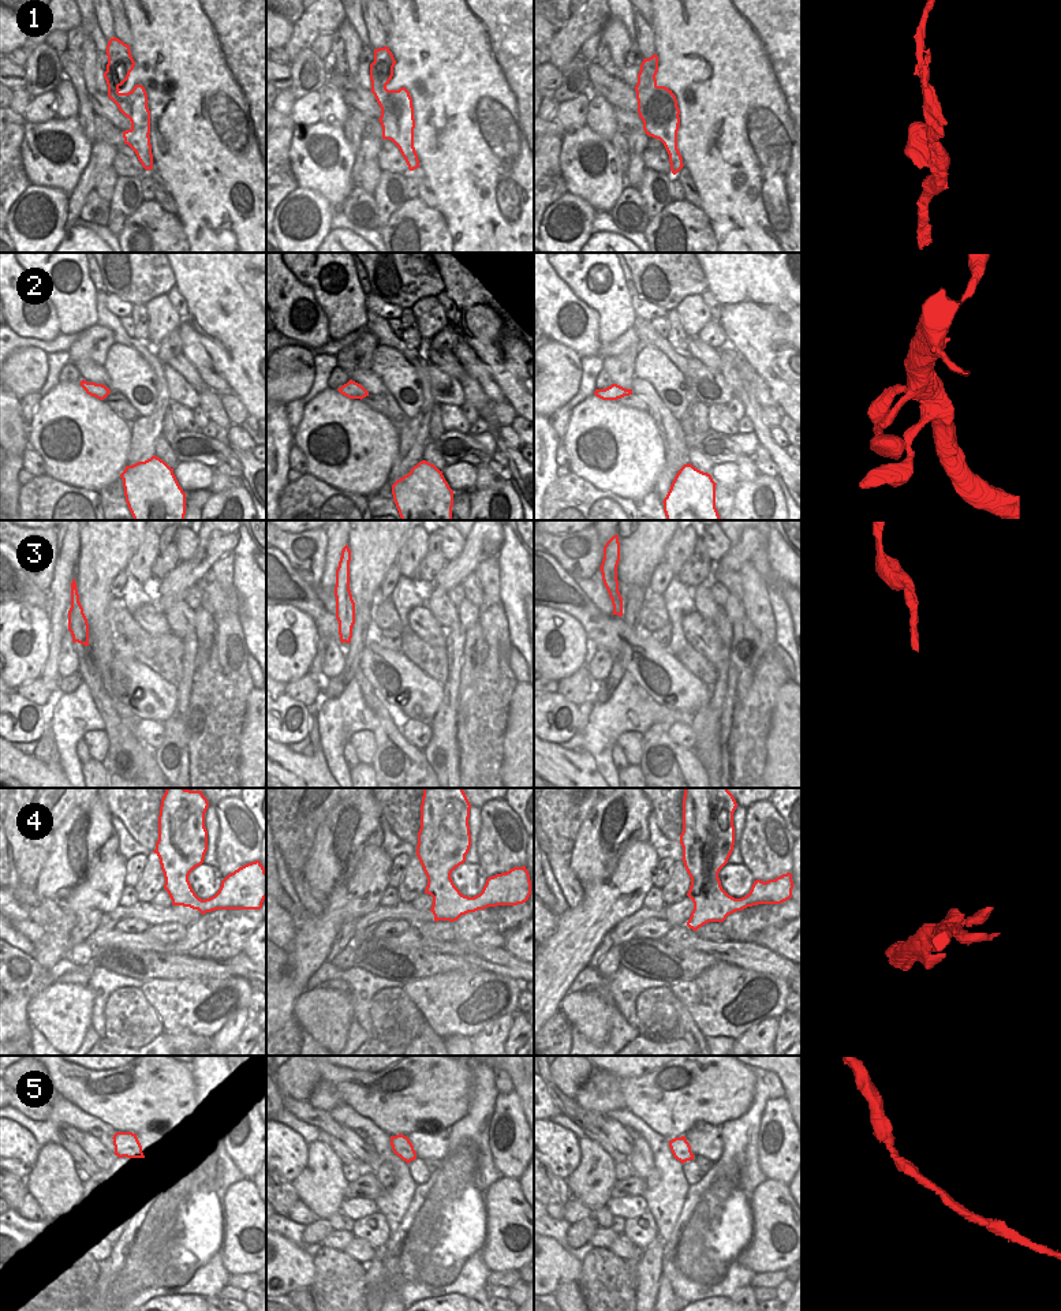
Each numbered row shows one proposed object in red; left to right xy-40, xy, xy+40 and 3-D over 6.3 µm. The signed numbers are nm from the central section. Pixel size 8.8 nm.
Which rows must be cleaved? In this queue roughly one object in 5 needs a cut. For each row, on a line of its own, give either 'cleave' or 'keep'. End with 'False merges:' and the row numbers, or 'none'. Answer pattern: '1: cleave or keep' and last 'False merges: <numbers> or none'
1: cleave
2: keep
3: cleave
4: keep
5: keep
False merges: 1, 3

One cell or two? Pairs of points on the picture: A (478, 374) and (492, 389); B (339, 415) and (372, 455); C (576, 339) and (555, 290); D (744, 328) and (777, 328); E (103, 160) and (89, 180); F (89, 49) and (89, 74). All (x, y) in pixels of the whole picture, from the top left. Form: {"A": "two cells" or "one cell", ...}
{"A": "one cell", "B": "one cell", "C": "one cell", "D": "one cell", "E": "one cell", "F": "one cell"}

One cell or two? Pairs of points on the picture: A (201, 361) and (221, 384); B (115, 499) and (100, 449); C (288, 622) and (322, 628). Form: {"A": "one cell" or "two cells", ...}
{"A": "one cell", "B": "two cells", "C": "two cells"}

